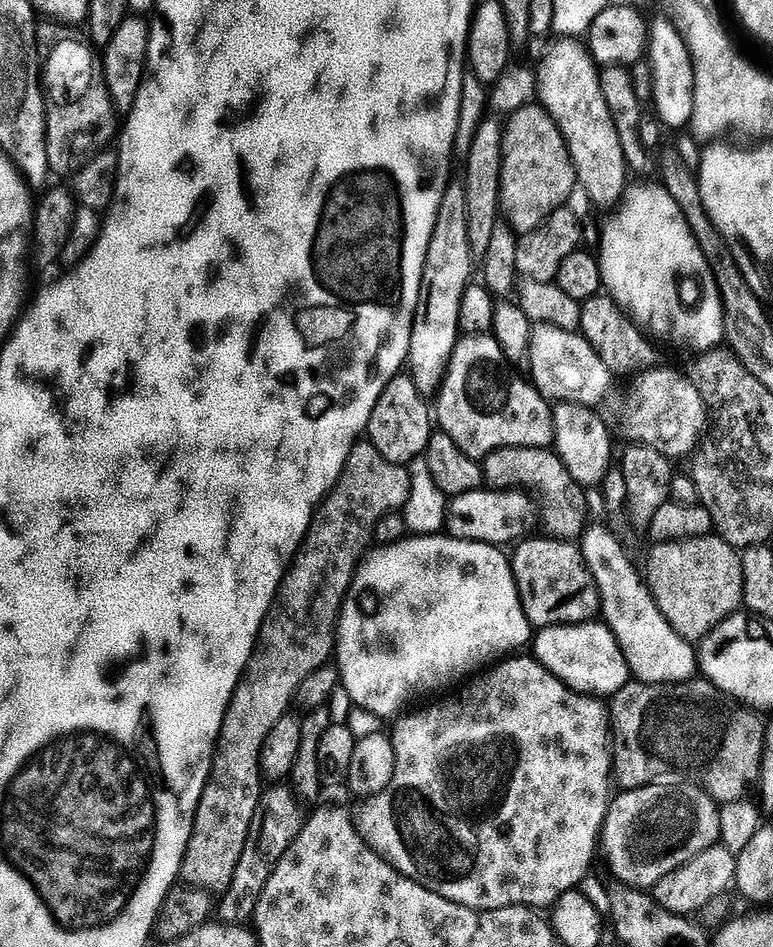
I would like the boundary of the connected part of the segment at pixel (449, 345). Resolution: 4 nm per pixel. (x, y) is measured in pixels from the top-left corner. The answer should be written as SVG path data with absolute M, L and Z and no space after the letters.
M442 214L435 224L431 244L427 250L424 291L412 323L412 337L408 351L407 367L410 369L412 381L426 398L435 397L440 387L444 385L444 377L448 375L448 363L452 360L456 341L461 339L459 308L462 306L464 292L474 280L472 265L474 259L470 253L466 218L464 216L452 218Z

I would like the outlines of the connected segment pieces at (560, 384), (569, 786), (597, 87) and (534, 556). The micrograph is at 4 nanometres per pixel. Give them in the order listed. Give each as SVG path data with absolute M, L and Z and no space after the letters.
M537 325L533 331L529 364L532 383L550 402L574 402L583 399L582 396L588 393L587 403L599 405L610 390L608 388L611 380L614 380L602 358L598 357L581 333L563 331L548 325Z
M531 655L519 656L497 663L488 670L493 672L488 672L485 676L477 675L468 682L473 684L465 683L459 689L461 692L457 694L456 700L440 700L437 704L428 704L425 708L410 713L409 716L401 715L395 721L397 722L396 732L394 731L395 787L399 789L406 786L415 790L420 788L420 784L424 784L424 792L432 788L432 808L424 808L424 812L420 812L420 824L424 824L424 828L420 828L420 836L416 836L416 852L412 855L420 856L420 860L413 860L415 875L420 883L434 894L455 904L475 908L477 912L489 913L499 908L521 906L531 906L533 909L541 910L540 908L547 909L555 905L562 894L573 891L583 877L589 875L591 868L588 867L591 866L596 852L598 856L598 841L602 836L604 820L608 817L608 807L604 805L604 776L612 780L613 773L607 724L609 709L605 701L591 694L572 691L567 684L563 684L554 673L542 667L540 661Z
M572 36L559 37L560 40L551 44L548 54L555 64L554 70L541 72L538 84L538 96L541 105L547 109L556 125L560 128L571 152L572 161L576 164L577 181L581 189L598 204L617 203L624 195L628 181L628 167L625 154L620 144L620 136L616 130L610 108L604 98L600 82L600 70L592 56L591 49L582 40Z
M524 538L515 545L516 553L511 553L510 563L512 565L512 573L516 579L516 589L520 591L520 605L524 607L524 613L533 629L539 630L542 628L561 628L564 624L586 624L595 621L601 615L602 603L600 601L600 587L596 585L596 579L592 577L592 572L587 565L582 562L582 552L575 543L567 542L564 540L554 540L551 538L539 538L540 540L528 540Z

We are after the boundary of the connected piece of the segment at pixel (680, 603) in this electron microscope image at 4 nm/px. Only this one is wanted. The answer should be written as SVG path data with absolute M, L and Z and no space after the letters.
M695 536L689 540L660 542L648 556L646 583L658 610L674 626L678 635L689 642L703 642L726 618L741 611L744 603L744 562L741 553L725 542L723 536Z

